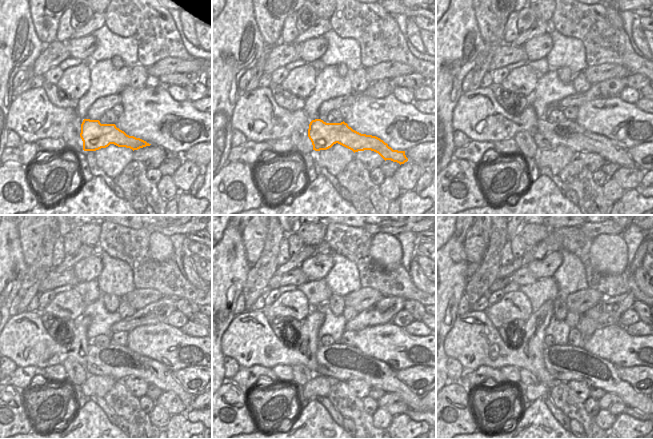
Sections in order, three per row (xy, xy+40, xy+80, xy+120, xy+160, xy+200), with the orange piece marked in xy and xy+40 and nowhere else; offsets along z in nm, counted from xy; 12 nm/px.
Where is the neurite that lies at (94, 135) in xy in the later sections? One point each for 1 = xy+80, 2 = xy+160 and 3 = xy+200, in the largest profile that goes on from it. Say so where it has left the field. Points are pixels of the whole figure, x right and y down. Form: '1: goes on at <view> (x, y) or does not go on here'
1: goes on at xy+80 (568, 133)
2: goes on at xy+160 (341, 362)
3: goes on at xy+200 (566, 363)

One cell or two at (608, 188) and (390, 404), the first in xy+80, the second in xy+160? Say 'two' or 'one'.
two

